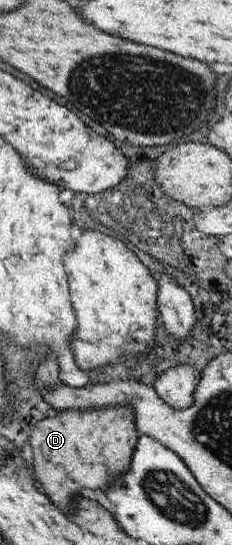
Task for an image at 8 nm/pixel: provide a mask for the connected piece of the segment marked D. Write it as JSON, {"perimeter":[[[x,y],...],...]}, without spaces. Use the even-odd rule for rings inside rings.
{"perimeter":[[[116,405],[97,409],[61,409],[55,417],[46,417],[32,427],[28,443],[32,448],[32,468],[36,482],[48,496],[48,490],[64,498],[50,498],[64,514],[70,512],[70,492],[81,488],[102,490],[131,462],[137,436],[130,405]],[[50,464],[50,470],[48,470]]]}

